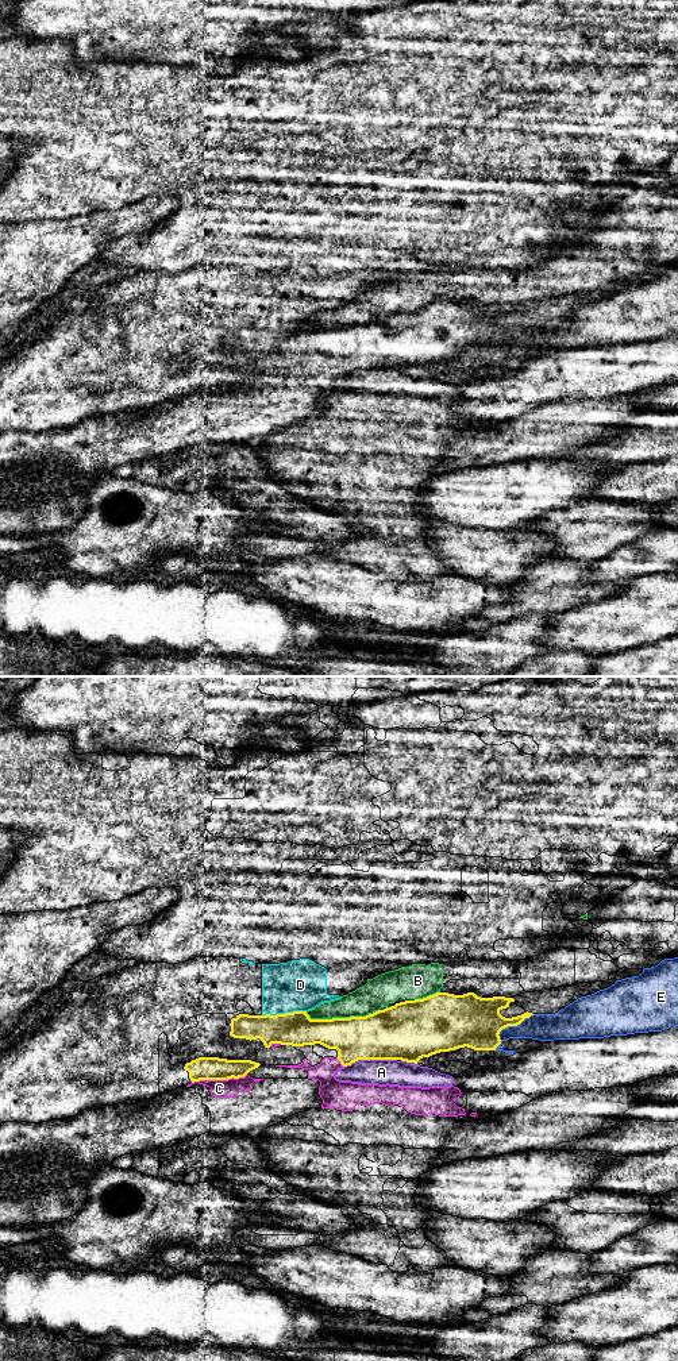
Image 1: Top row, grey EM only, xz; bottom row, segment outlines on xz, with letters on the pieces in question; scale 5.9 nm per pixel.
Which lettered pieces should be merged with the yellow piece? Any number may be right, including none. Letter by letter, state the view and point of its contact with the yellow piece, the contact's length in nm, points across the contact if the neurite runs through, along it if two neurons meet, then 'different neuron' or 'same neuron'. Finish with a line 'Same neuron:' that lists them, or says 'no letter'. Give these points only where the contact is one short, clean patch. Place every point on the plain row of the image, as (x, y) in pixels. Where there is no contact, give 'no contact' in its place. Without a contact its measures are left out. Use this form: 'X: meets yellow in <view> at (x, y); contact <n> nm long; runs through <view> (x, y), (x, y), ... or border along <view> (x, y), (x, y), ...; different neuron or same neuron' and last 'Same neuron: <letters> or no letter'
A: meets yellow in xz at (370, 367); contact 320 nm long; different neuron
B: meets yellow in xz at (342, 327); contact 440 nm long; different neuron
C: meets yellow in xz at (219, 388); contact 340 nm long; same neuron
D: meets yellow in xz at (285, 322); contact 260 nm long; border along xz (305, 319), (262, 324); different neuron
E: meets yellow in xz at (508, 334); contact 320 nm long; different neuron
Same neuron: C

